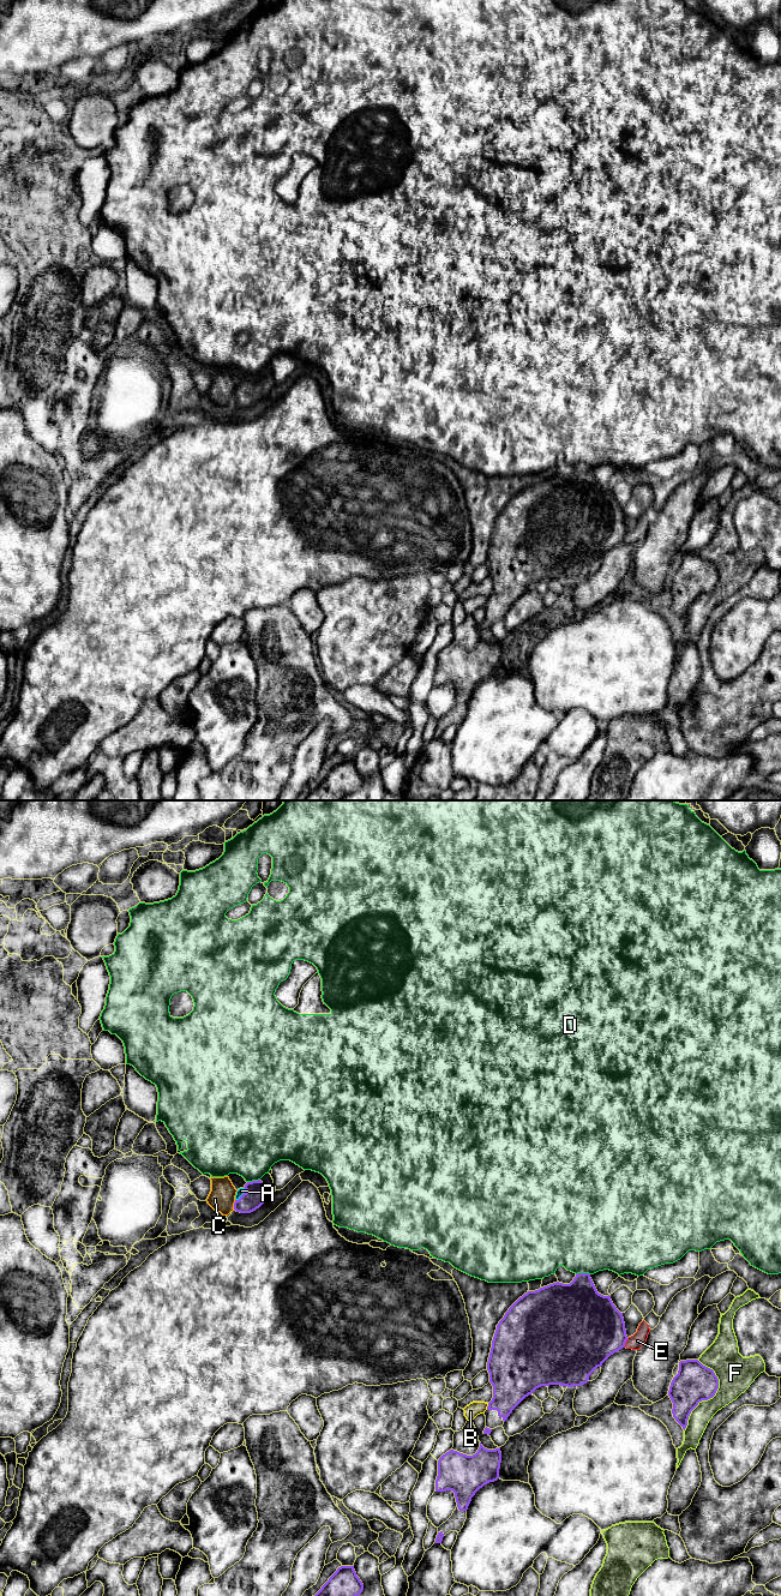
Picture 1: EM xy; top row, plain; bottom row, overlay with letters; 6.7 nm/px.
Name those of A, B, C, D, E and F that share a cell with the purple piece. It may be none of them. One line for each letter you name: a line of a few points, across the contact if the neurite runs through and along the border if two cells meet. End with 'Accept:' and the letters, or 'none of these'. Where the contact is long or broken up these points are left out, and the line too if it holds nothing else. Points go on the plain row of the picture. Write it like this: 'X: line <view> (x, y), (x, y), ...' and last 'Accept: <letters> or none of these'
A: line xy (253, 391), (242, 388), (241, 384)
Accept: A

